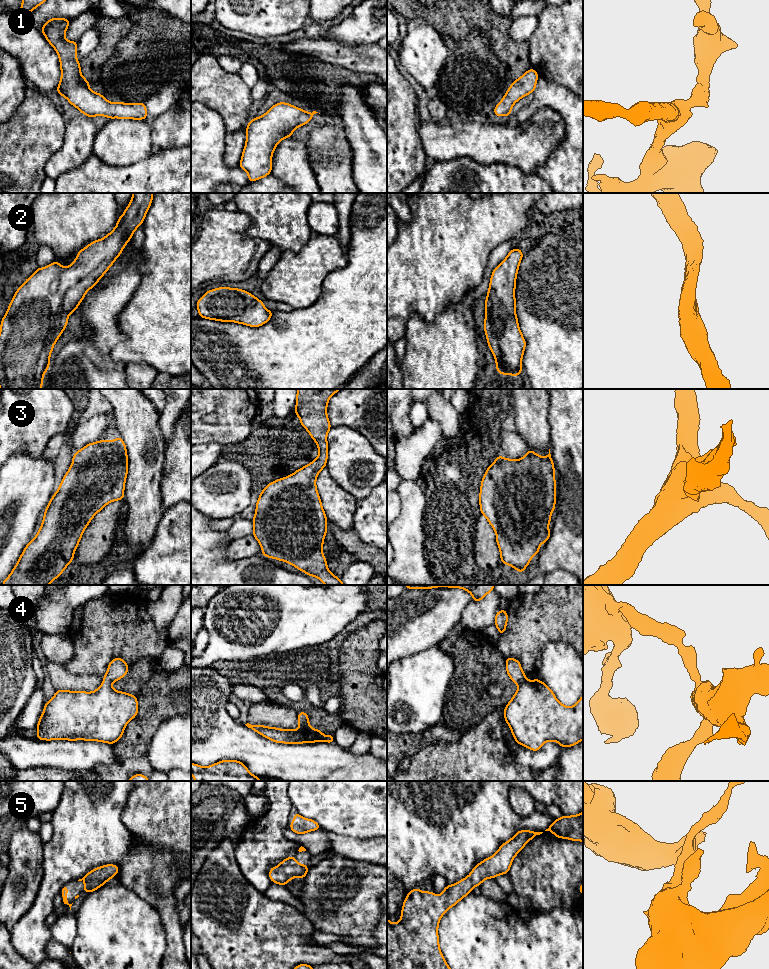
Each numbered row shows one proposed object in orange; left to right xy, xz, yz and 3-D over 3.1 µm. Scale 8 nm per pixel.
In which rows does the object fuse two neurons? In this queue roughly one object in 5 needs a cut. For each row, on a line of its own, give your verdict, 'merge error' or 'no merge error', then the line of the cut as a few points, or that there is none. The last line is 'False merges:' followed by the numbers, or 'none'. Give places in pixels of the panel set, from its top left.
1: no merge error; no cut
2: no merge error; no cut
3: no merge error; no cut
4: no merge error; no cut
5: no merge error; no cut
False merges: none

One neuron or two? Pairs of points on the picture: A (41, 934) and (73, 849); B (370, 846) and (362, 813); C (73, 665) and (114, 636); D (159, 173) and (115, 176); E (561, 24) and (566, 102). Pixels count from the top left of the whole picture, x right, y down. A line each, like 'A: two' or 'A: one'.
A: one
B: two
C: one
D: one
E: two

